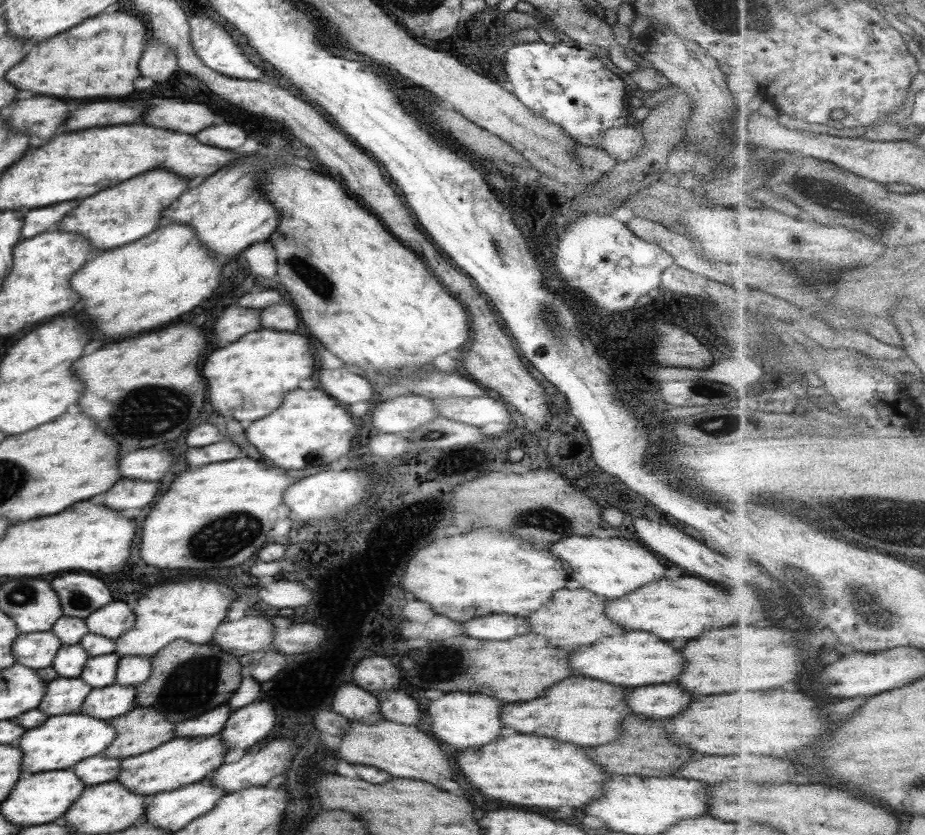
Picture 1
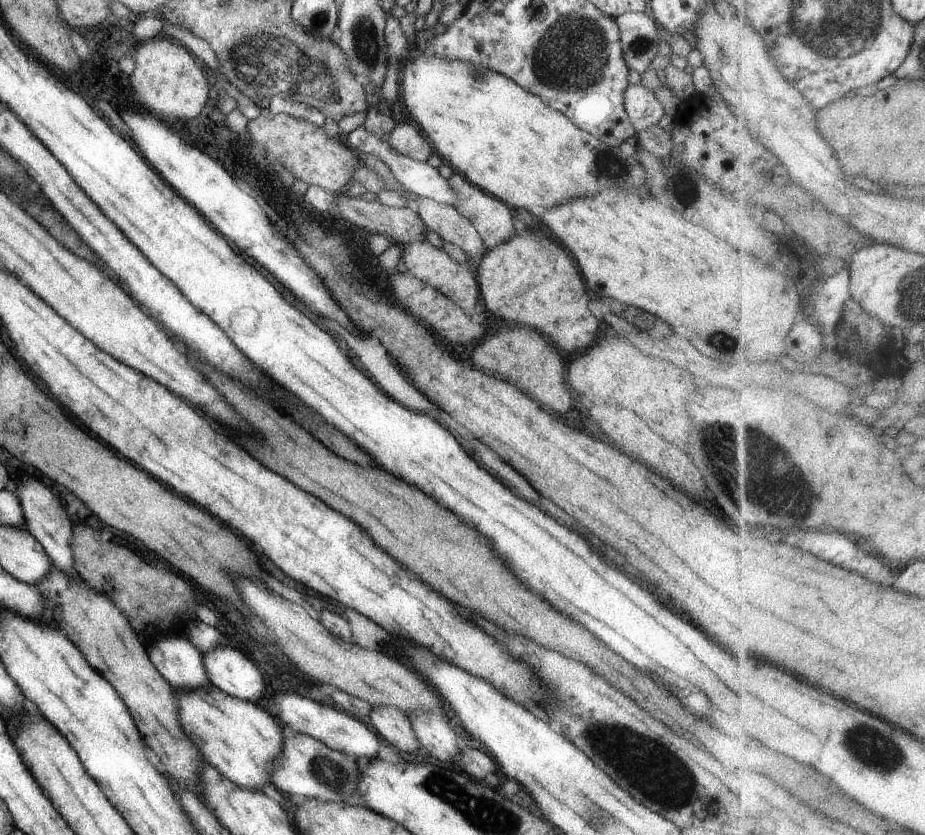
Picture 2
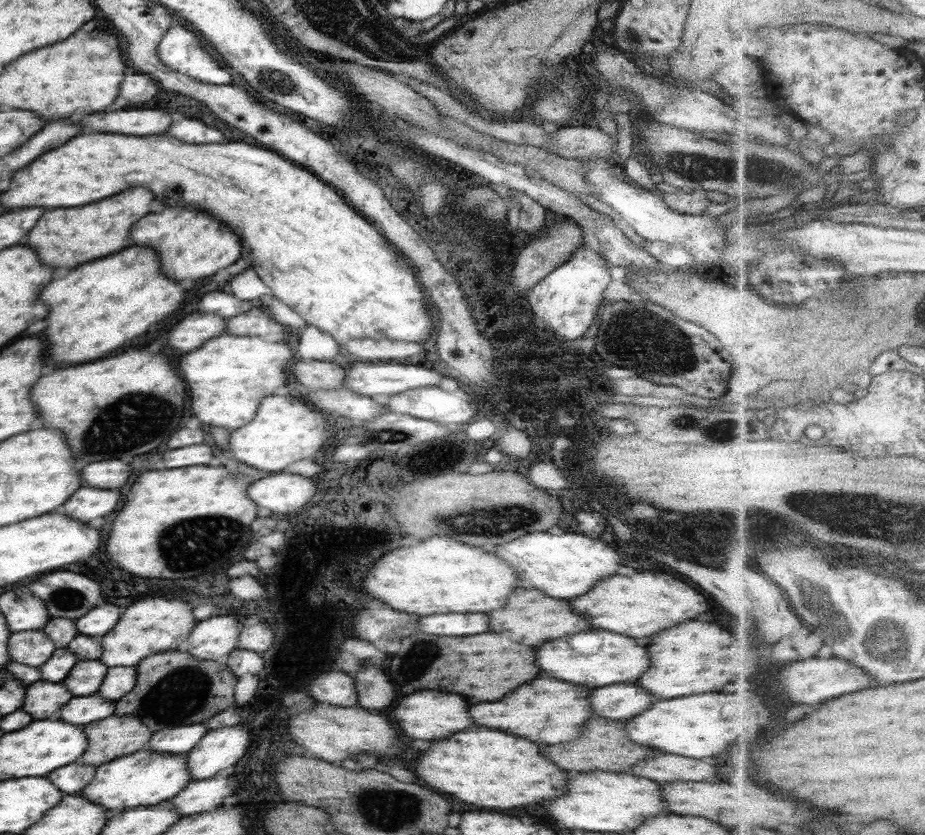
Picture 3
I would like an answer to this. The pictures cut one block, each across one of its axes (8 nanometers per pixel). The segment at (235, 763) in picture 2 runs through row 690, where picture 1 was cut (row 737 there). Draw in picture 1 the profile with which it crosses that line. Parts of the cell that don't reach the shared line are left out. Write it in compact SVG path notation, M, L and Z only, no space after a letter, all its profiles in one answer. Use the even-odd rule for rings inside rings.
M220 734L194 738L175 736L172 740L154 747L154 750L121 759L122 770L116 781L134 791L134 794L146 797L162 791L176 790L178 787L212 778L214 770L223 765L226 753L227 744L223 743Z

